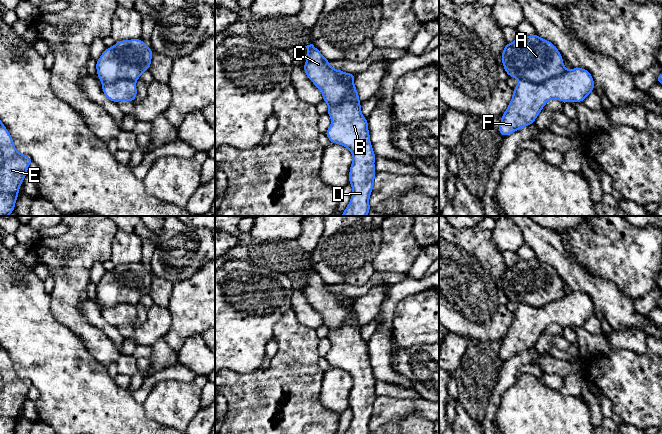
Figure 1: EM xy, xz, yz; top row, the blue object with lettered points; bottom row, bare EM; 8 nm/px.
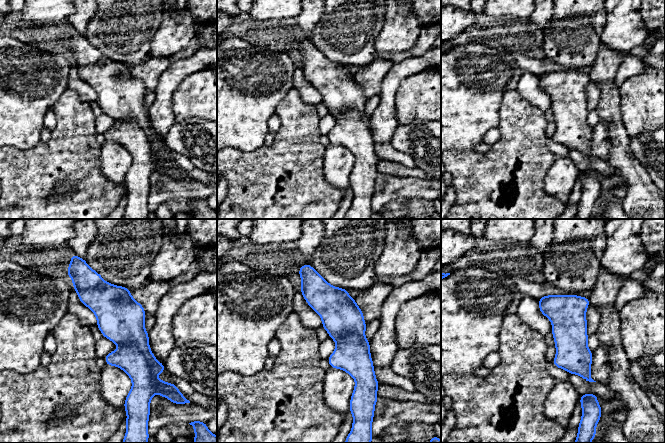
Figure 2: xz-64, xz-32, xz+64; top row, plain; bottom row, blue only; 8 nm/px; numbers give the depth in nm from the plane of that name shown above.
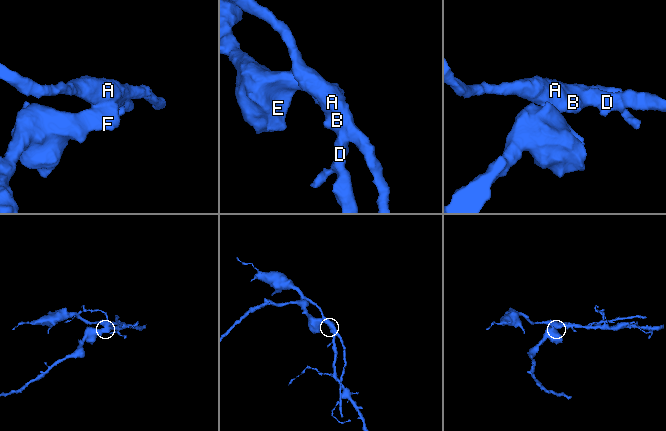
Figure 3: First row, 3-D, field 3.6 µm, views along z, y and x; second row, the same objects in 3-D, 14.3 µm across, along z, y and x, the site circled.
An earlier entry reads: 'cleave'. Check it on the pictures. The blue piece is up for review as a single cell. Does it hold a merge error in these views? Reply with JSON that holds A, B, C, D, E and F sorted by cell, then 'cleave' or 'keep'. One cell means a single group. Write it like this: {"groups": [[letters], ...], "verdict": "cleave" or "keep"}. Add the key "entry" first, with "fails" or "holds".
{"entry": "holds", "groups": [["A", "C"], ["B", "D", "E", "F"]], "verdict": "cleave"}

